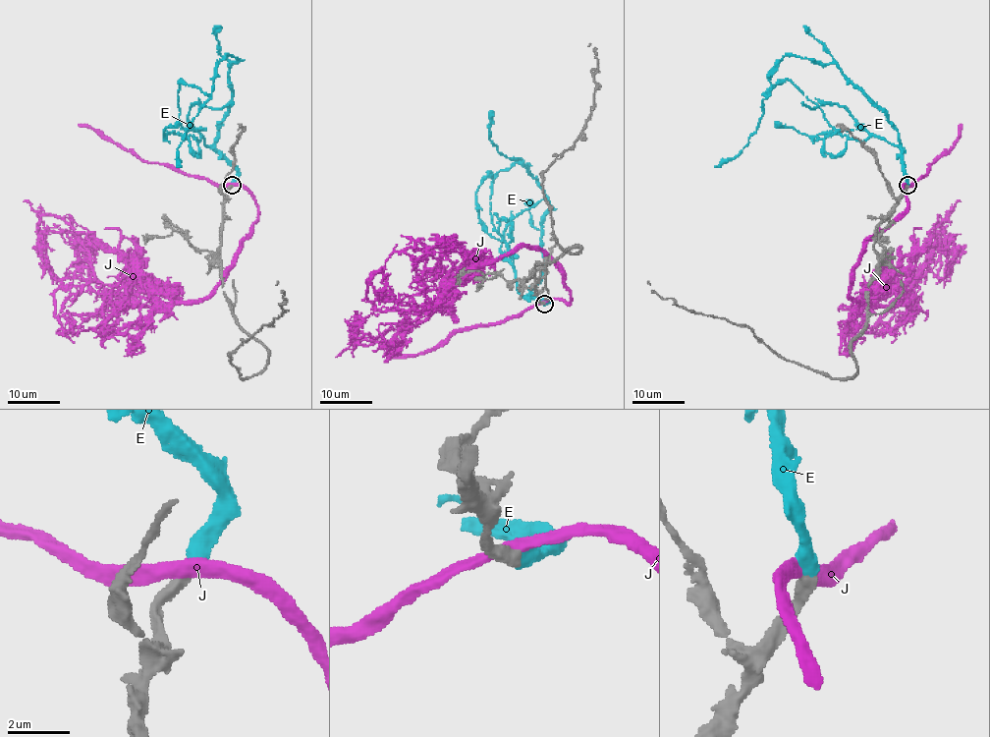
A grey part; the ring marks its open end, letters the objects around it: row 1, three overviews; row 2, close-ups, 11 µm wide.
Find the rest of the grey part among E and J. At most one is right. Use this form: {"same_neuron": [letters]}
{"same_neuron": ["E"]}

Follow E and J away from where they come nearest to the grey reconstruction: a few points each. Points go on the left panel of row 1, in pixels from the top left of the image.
E: (231, 186), (237, 171), (215, 147), (231, 99), (233, 56), (218, 64), (210, 97), (180, 144), (180, 167)
J: (231, 186), (250, 195), (257, 221), (223, 280), (199, 300), (143, 290), (119, 255), (48, 231), (56, 282)

